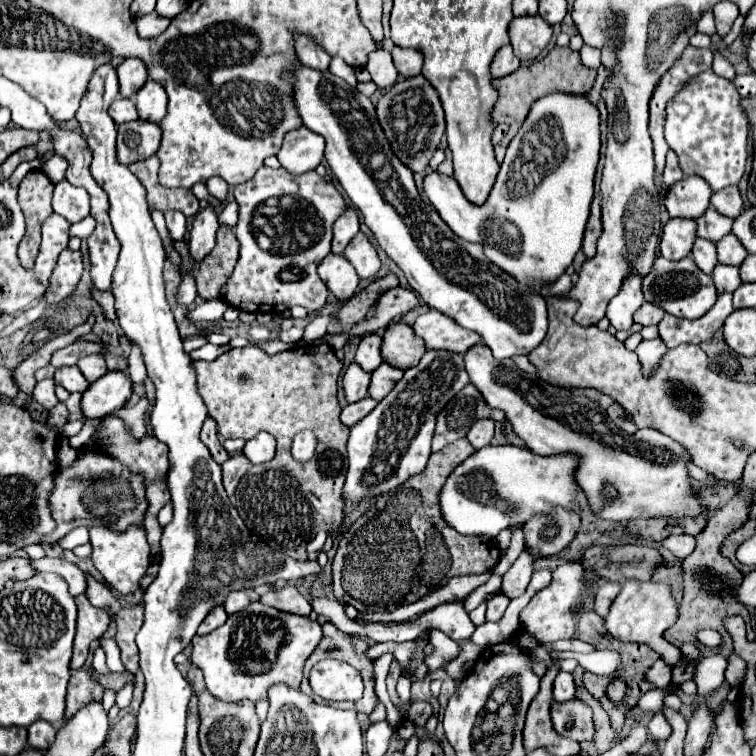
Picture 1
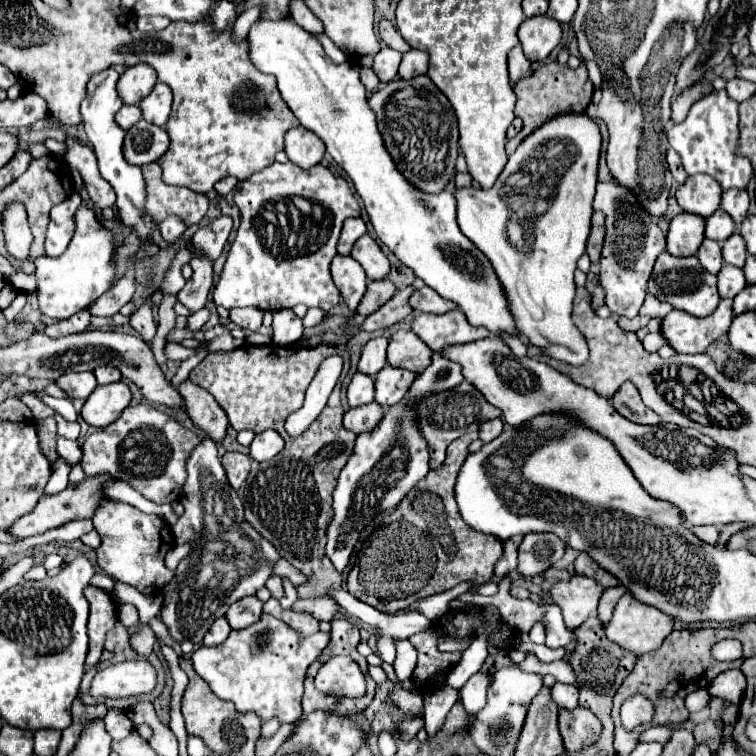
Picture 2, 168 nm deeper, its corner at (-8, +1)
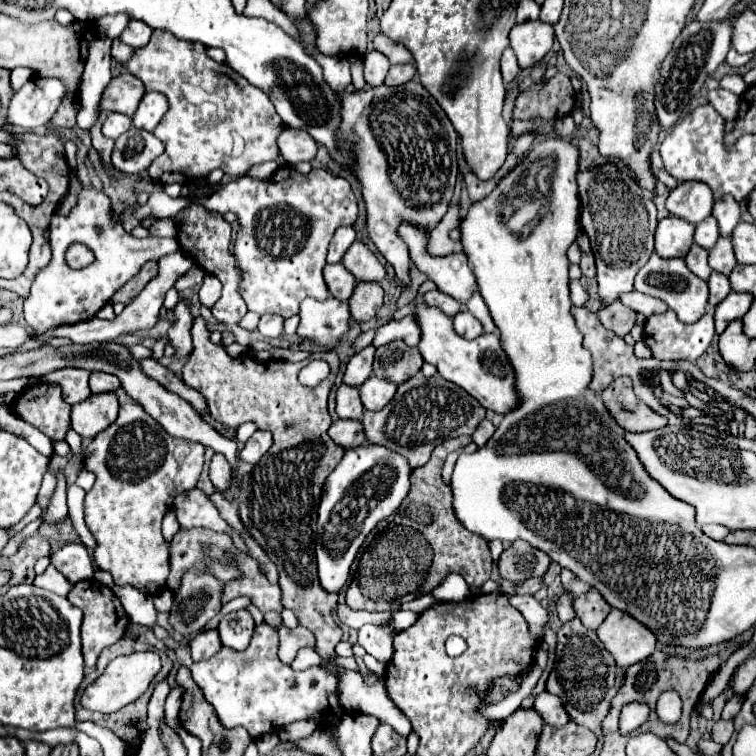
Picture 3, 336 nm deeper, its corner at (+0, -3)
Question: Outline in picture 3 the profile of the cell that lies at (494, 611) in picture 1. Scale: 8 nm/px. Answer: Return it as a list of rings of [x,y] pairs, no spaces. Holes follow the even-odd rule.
[[[527,579],[521,585],[515,585],[515,593],[517,595],[533,595],[537,593],[541,587],[541,579]]]

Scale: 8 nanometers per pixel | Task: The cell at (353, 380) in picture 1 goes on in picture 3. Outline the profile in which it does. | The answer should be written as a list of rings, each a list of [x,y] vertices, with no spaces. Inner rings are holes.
[[[343,383],[337,389],[337,415],[341,419],[361,419],[363,411],[365,409],[363,409],[363,403],[359,397],[359,389]]]

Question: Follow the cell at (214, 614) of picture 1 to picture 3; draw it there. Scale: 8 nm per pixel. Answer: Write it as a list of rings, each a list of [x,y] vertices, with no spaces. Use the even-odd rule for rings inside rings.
[[[209,629],[209,631],[203,631],[199,635],[195,635],[189,643],[189,649],[191,649],[191,657],[193,661],[203,661],[203,659],[209,659],[211,655],[215,655],[221,647],[221,639],[219,639],[219,633],[217,629]]]

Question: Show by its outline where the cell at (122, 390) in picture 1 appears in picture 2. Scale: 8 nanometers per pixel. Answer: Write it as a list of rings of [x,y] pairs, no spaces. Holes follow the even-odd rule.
[[[123,381],[111,385],[97,385],[95,391],[87,397],[81,409],[81,417],[93,427],[107,427],[119,419],[129,401],[131,391]]]

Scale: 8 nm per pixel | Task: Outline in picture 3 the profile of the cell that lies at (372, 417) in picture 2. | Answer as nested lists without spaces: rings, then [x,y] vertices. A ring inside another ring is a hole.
[[[337,419],[331,427],[329,427],[329,437],[345,447],[359,447],[361,443],[365,443],[365,433],[363,433],[363,423],[355,421],[355,419]]]

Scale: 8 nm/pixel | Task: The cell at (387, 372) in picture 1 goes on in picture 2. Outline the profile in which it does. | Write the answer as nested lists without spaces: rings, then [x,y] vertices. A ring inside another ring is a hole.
[[[385,365],[375,377],[375,401],[379,401],[385,409],[399,403],[407,395],[415,377],[417,375],[411,371]]]

